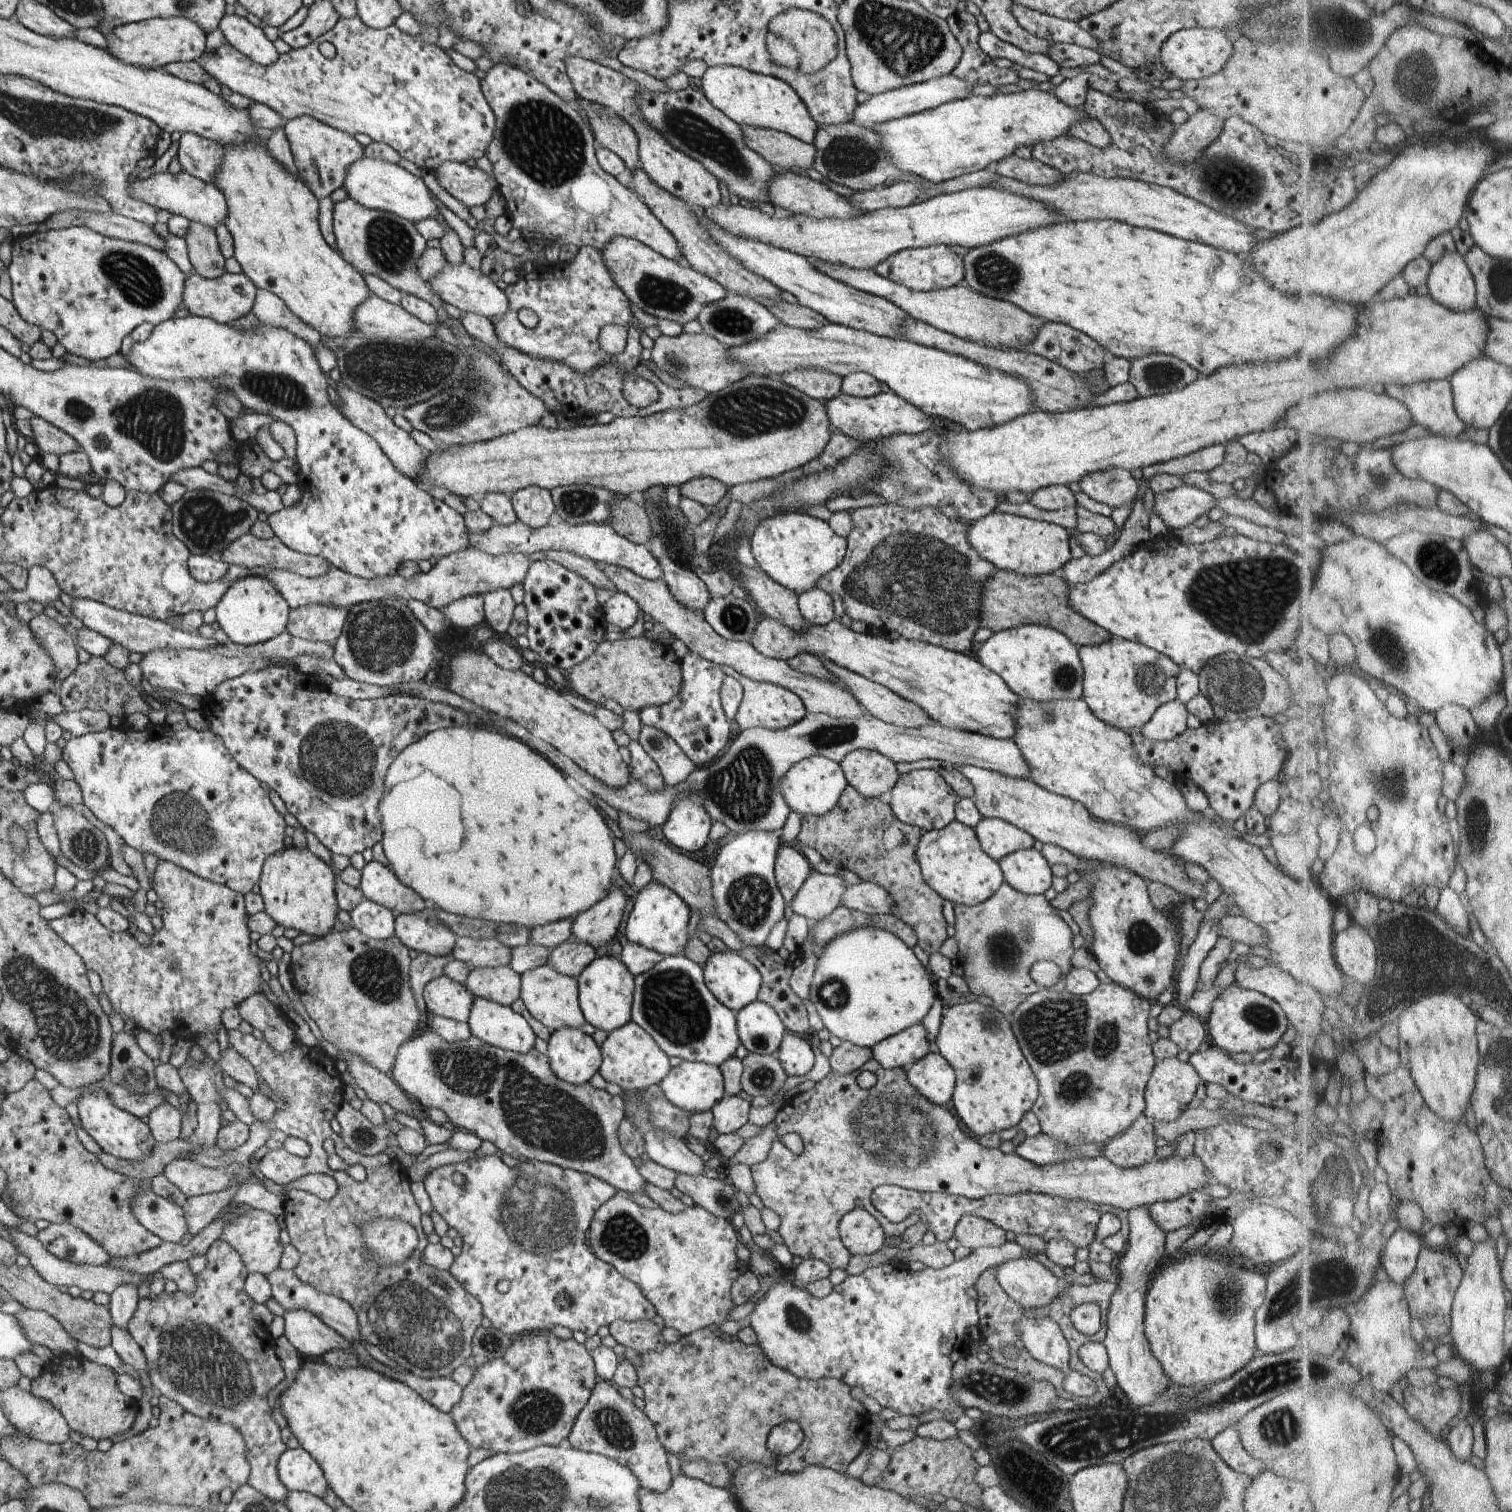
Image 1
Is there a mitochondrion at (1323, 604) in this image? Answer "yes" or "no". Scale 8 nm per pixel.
no

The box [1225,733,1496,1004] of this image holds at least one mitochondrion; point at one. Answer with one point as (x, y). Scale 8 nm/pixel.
(1476, 815)

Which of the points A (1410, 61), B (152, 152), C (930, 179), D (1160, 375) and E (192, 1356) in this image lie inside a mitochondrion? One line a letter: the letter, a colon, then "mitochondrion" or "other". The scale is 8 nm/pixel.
A: mitochondrion
B: other
C: other
D: mitochondrion
E: mitochondrion

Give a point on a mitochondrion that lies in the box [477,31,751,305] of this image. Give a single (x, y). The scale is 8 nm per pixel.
(540, 139)

